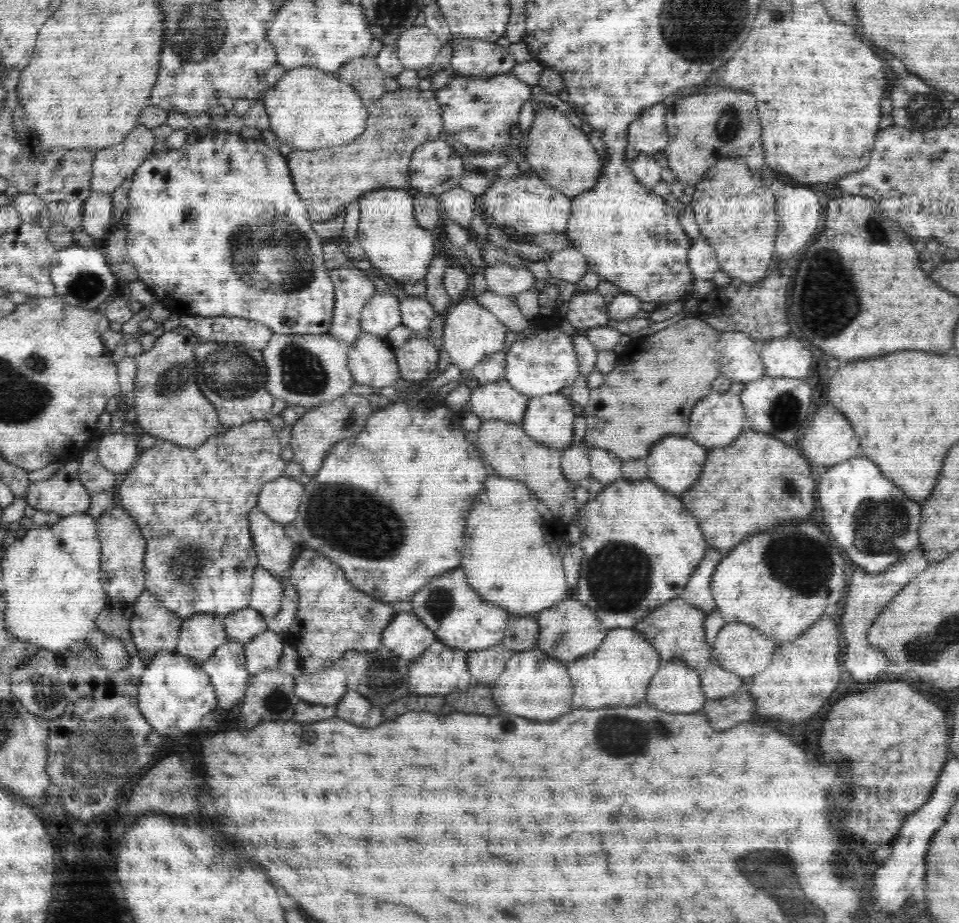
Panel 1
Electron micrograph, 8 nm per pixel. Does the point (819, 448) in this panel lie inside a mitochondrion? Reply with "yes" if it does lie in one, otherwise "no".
no

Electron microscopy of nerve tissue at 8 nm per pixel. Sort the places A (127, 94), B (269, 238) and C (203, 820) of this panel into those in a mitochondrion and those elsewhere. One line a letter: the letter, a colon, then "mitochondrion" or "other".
A: other
B: mitochondrion
C: other

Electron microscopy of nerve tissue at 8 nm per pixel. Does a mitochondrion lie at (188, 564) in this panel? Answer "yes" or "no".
yes

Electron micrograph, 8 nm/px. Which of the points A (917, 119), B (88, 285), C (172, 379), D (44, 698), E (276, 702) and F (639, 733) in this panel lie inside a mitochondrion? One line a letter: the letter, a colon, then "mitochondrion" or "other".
A: mitochondrion
B: mitochondrion
C: mitochondrion
D: mitochondrion
E: mitochondrion
F: mitochondrion

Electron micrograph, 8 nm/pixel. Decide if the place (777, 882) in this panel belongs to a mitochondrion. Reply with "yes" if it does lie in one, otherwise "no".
yes

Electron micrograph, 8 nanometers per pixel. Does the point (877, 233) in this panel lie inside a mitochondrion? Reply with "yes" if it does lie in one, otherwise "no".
yes

